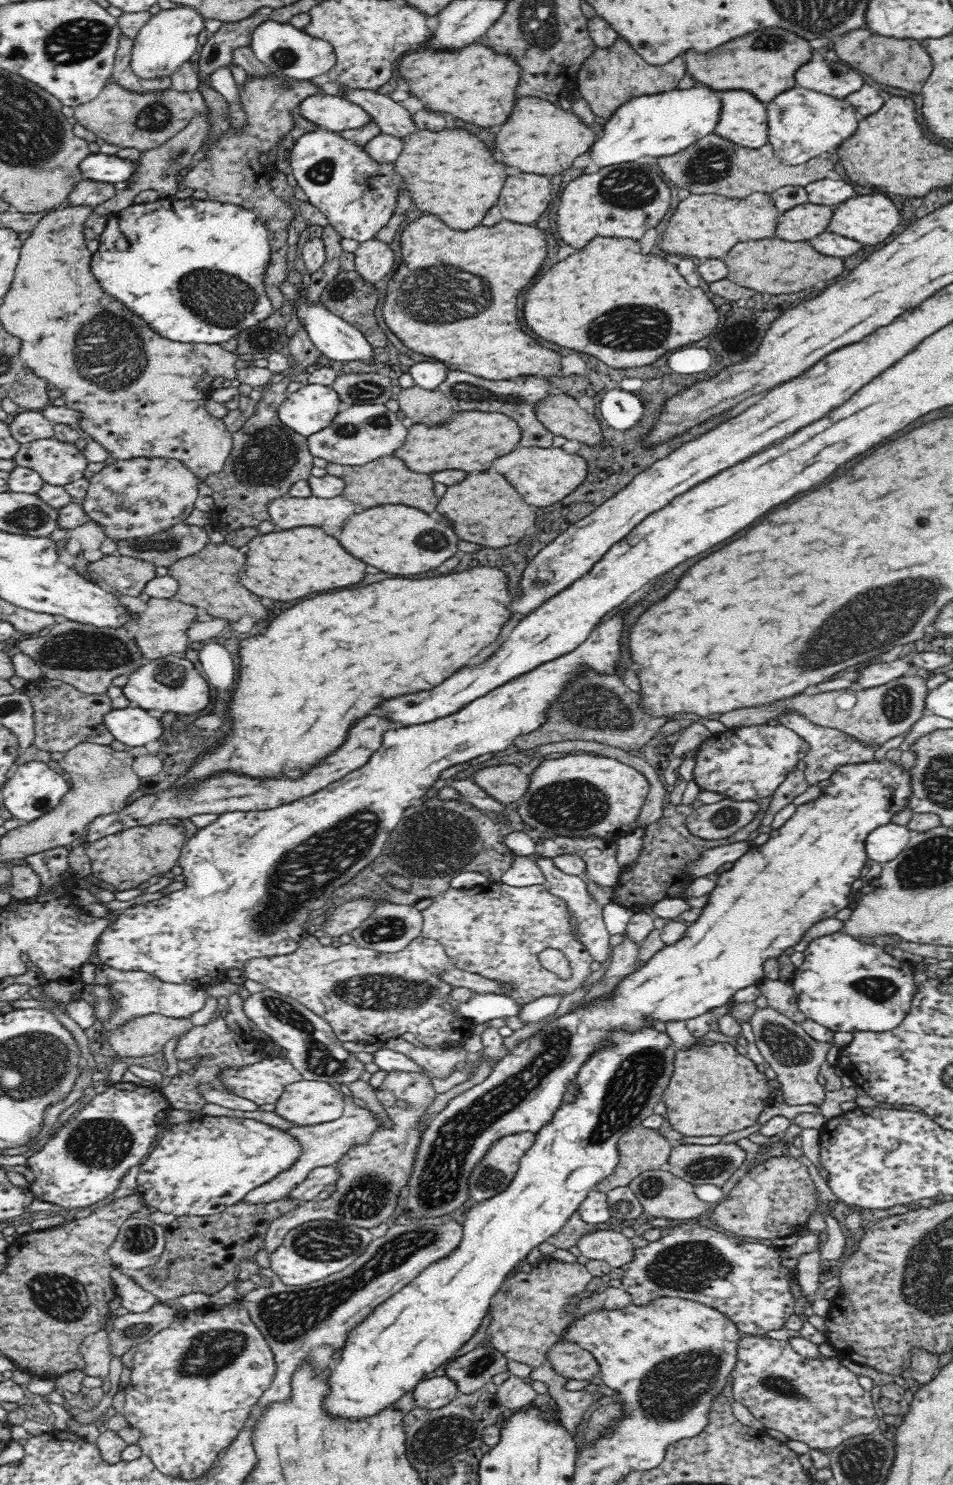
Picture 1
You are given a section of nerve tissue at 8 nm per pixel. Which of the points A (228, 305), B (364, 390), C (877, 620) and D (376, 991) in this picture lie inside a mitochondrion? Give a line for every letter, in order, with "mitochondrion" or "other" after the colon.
A: mitochondrion
B: mitochondrion
C: mitochondrion
D: mitochondrion

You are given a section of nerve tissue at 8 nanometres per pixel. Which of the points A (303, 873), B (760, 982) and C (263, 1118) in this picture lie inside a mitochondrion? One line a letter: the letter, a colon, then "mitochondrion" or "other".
A: mitochondrion
B: other
C: other

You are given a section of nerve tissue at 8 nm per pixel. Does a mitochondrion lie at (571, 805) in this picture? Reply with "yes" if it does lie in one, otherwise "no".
yes

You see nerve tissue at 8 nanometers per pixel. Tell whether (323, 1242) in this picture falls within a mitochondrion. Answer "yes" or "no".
yes

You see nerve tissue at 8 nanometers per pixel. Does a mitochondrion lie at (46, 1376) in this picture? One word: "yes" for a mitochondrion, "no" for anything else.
no

